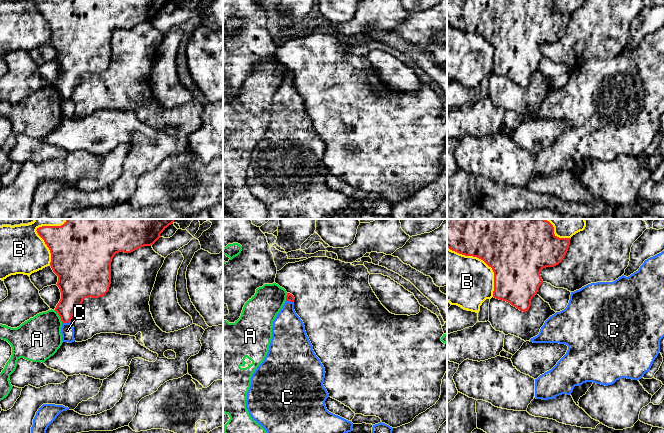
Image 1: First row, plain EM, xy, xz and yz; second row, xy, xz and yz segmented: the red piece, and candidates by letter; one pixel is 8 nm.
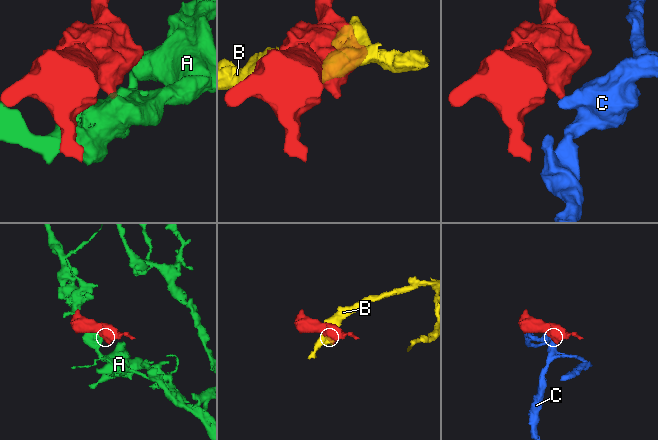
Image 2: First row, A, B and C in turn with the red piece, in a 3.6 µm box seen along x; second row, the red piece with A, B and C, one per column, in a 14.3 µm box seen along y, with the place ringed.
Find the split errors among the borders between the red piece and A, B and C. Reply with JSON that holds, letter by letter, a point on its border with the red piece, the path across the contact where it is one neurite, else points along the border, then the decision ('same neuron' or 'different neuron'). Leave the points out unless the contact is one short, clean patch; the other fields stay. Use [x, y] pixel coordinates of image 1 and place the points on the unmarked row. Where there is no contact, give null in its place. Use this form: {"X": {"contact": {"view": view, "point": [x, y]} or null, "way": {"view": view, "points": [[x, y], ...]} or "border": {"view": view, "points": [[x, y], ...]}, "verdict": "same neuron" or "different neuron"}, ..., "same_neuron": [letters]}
{"A": {"contact": {"view": "xy", "point": [59, 91]}, "verdict": "different neuron"}, "B": {"contact": {"view": "yz", "point": [483, 36]}, "verdict": "different neuron"}, "C": {"contact": {"view": "xy", "point": [66, 98]}, "border": {"view": "xy", "points": [[62, 97], [70, 98]]}, "verdict": "different neuron"}, "same_neuron": []}

